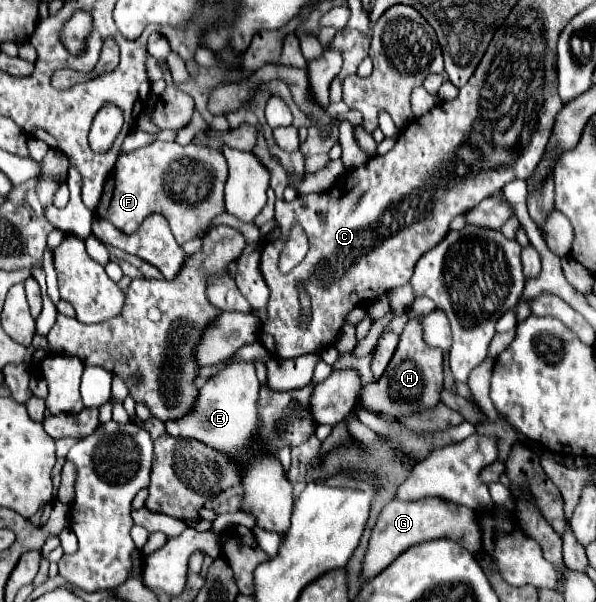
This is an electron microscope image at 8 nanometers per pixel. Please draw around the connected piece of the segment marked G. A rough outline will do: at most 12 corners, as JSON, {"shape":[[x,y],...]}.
{"shape":[[441,498],[389,502],[363,558],[371,580],[407,548],[451,538],[481,552],[473,512]]}

